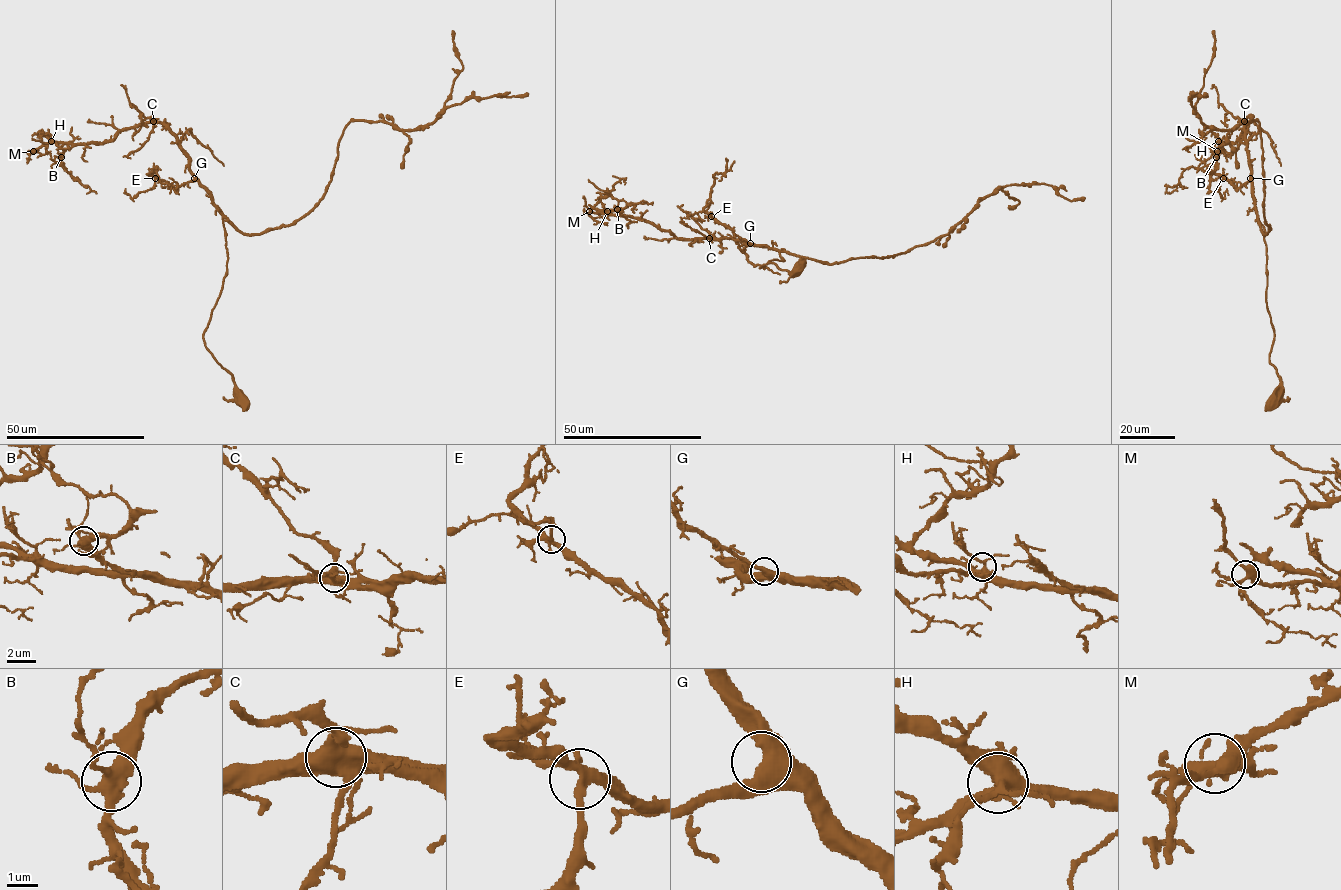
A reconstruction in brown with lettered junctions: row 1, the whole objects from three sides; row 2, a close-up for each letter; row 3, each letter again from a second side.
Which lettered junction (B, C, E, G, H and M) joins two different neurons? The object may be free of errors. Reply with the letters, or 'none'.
none

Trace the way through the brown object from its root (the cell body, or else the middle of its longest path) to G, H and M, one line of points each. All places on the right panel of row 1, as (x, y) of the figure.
G: (1271, 404), (1280, 377), (1269, 362), (1274, 329), (1266, 301), (1267, 247), (1250, 178)
H: (1271, 404), (1280, 377), (1269, 362), (1274, 329), (1266, 301), (1267, 247), (1246, 123), (1234, 142), (1218, 141)
M: (1271, 404), (1280, 377), (1269, 362), (1267, 247), (1246, 123), (1217, 151)

